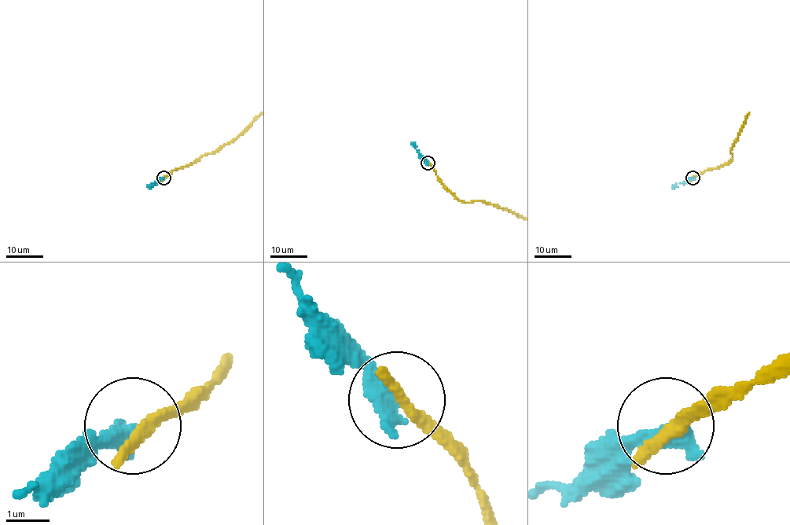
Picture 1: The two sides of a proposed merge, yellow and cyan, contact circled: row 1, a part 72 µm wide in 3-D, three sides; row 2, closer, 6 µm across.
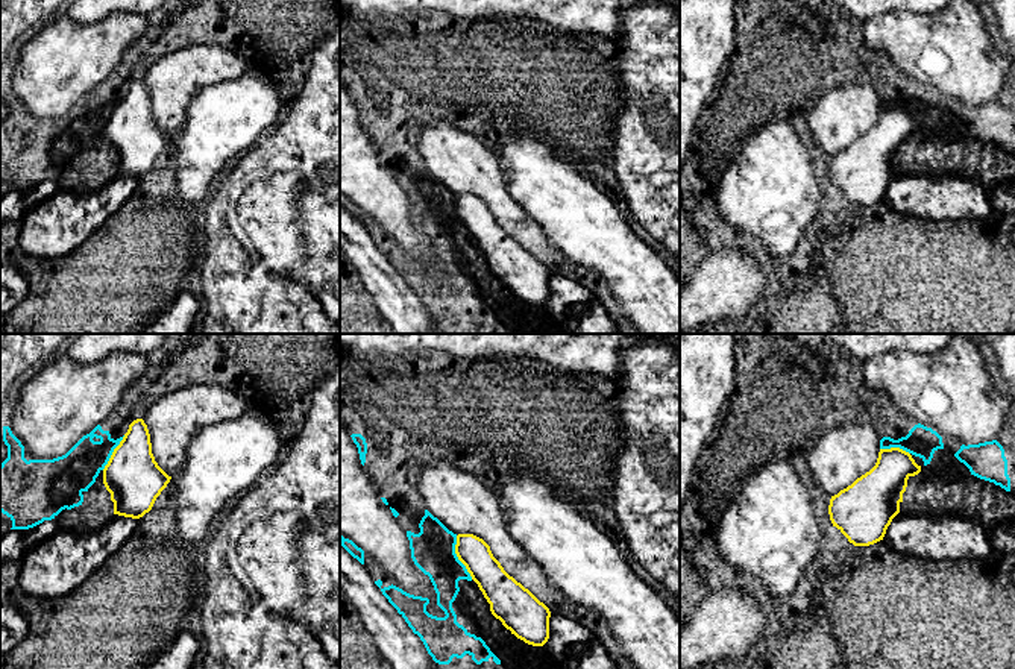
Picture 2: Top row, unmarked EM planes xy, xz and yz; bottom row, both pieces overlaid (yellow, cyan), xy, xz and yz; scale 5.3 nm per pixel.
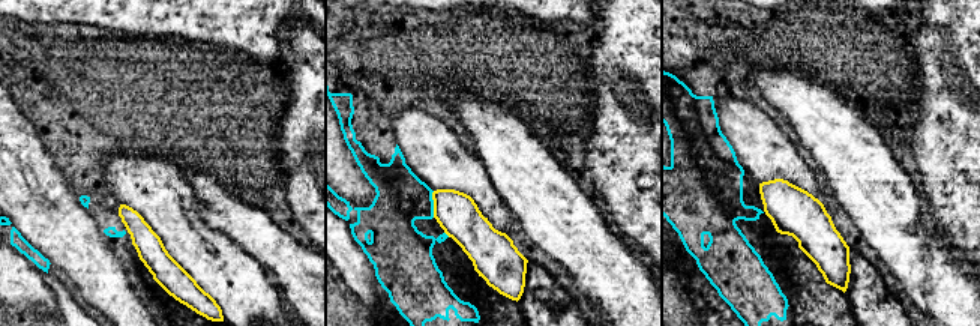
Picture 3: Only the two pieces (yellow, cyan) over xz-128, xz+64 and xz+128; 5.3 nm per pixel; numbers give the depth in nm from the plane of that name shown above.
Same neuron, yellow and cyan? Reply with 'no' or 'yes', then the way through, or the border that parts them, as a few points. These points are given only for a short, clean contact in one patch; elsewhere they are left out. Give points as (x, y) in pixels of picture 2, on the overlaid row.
no | along xz (455, 536), (455, 555), (472, 578)

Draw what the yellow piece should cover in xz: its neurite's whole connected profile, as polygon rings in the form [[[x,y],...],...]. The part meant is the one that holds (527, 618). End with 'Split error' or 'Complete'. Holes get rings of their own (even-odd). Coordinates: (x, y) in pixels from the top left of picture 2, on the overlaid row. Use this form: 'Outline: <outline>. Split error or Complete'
Outline: [[[458,534],[455,554],[490,604],[492,614],[517,639],[543,646],[549,639],[549,608],[504,570],[482,539]]]. Complete

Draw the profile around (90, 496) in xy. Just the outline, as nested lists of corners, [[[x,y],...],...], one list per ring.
[[[100,470],[96,482],[83,495],[83,502],[71,510],[62,510],[55,520],[61,522],[67,531],[88,532],[94,526],[103,523],[105,517],[100,517],[100,502],[108,502],[108,496],[103,484],[103,470]]]

